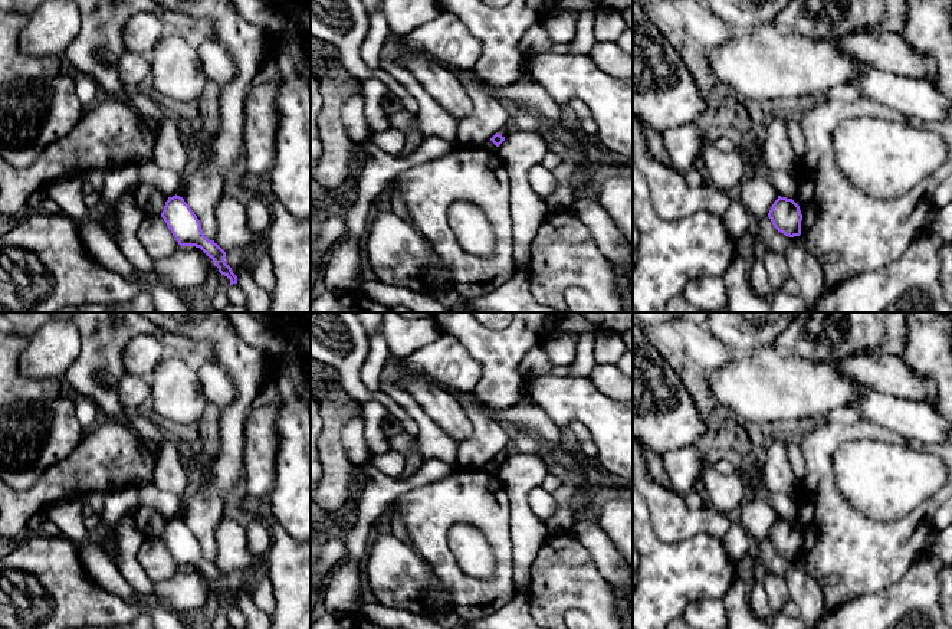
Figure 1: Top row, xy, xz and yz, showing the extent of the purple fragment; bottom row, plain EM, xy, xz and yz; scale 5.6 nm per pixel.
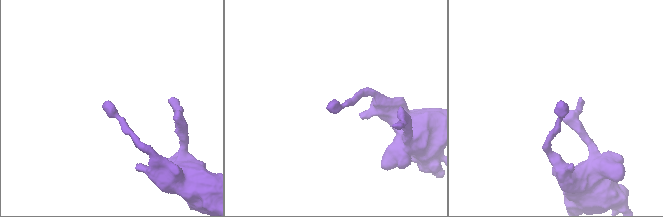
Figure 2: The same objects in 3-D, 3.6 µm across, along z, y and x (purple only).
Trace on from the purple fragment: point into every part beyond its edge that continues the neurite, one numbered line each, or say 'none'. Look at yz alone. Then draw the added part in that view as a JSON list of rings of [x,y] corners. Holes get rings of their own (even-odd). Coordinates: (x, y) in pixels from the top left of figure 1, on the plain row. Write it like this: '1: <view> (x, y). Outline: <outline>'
none

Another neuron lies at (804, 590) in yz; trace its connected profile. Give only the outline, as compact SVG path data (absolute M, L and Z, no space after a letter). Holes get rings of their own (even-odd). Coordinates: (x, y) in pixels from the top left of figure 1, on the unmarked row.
M768 538L755 541L754 551L762 574L777 574L785 579L791 600L798 606L805 629L820 629L828 619L824 594L818 583L800 569L800 558L789 560L778 554Z

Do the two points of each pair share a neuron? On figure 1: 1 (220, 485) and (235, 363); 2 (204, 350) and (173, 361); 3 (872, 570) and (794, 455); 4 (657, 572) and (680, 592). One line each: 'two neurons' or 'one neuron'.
1: one neuron
2: two neurons
3: two neurons
4: one neuron

